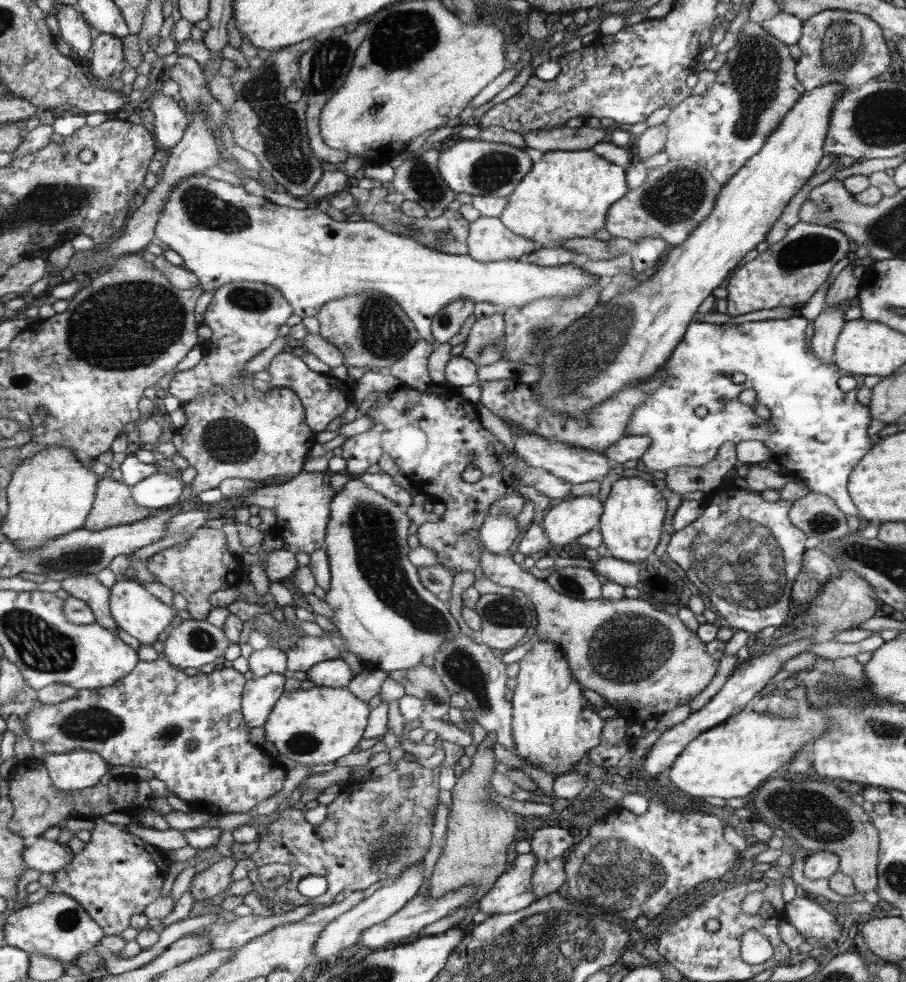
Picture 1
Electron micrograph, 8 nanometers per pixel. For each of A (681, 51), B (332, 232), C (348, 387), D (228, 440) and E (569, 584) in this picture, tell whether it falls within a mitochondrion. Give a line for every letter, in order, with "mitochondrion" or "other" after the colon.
A: other
B: other
C: other
D: mitochondrion
E: mitochondrion

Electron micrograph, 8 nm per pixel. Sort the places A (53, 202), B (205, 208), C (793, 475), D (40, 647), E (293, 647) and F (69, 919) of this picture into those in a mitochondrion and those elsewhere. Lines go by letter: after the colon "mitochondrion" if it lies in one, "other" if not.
A: mitochondrion
B: mitochondrion
C: other
D: mitochondrion
E: other
F: mitochondrion

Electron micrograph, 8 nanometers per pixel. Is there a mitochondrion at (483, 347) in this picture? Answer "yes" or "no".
yes

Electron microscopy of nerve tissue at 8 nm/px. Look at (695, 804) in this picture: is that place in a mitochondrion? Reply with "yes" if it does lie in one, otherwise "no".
no

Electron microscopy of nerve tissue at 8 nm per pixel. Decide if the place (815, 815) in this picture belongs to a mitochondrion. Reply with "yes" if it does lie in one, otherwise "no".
yes

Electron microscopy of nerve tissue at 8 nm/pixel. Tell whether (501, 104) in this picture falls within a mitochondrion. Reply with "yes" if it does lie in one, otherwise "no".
no

